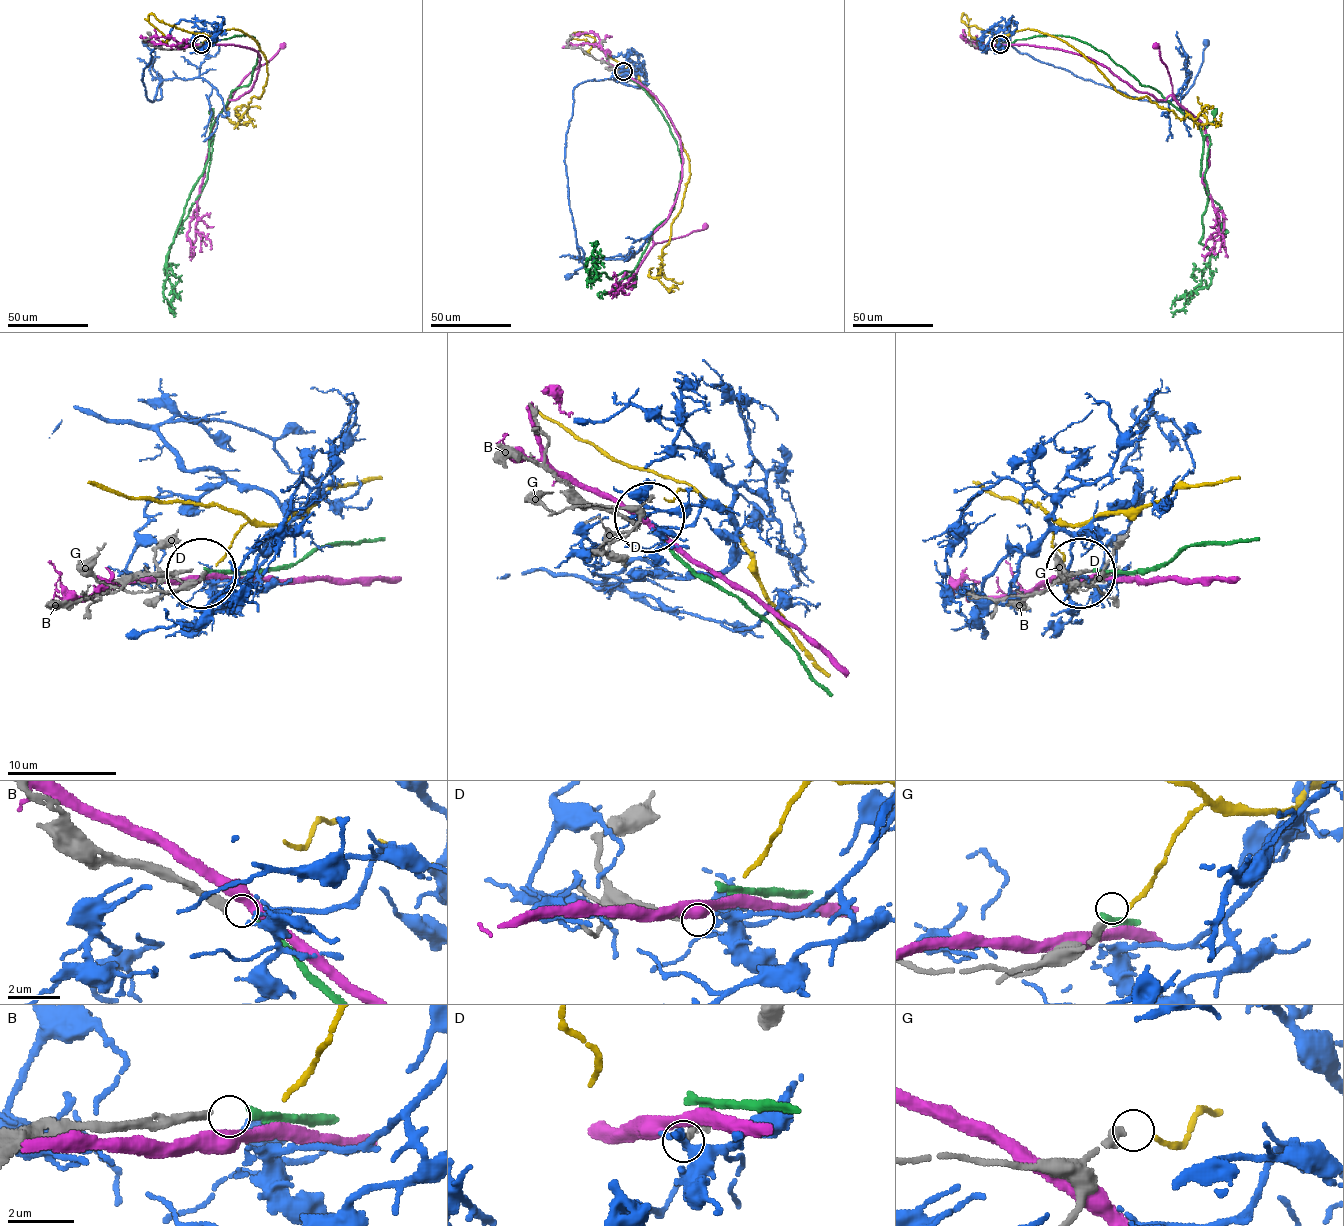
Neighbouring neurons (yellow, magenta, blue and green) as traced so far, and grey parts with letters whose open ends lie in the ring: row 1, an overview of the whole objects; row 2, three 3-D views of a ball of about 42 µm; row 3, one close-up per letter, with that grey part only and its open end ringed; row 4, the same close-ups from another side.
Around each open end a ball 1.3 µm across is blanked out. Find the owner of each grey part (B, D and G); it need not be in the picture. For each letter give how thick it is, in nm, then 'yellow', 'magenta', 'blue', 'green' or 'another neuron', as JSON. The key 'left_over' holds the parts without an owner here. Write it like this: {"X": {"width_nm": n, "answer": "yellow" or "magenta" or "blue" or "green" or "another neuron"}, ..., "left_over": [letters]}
{"B": {"width_nm": 280, "answer": "green"}, "D": {"width_nm": 180, "answer": "another neuron"}, "G": {"width_nm": 280, "answer": "yellow"}, "left_over": ["D"]}

